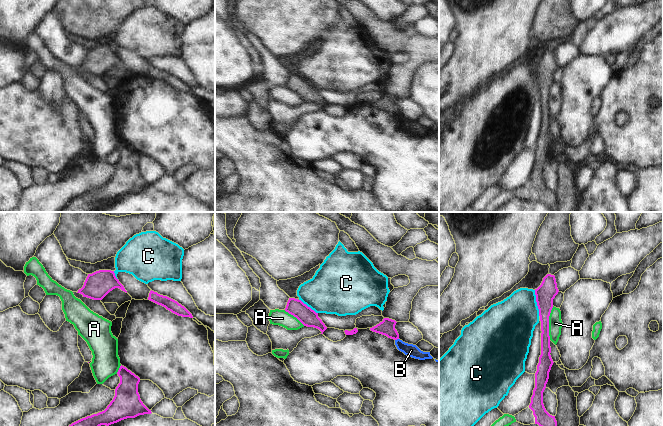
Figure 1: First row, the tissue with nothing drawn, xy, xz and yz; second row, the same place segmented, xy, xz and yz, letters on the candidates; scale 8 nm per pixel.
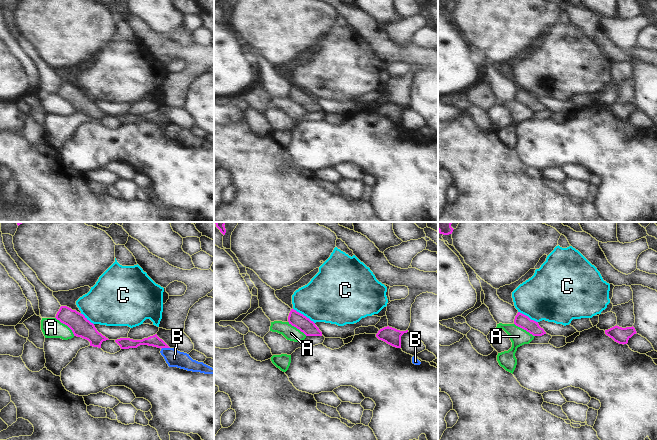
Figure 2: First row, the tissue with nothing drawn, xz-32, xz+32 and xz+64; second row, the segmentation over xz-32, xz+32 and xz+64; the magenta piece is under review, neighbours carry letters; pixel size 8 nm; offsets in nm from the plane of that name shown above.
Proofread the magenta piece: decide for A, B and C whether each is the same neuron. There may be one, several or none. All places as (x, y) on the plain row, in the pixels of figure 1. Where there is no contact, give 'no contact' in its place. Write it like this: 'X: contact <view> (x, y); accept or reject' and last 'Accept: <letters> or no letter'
A: contact yz (548, 99); reject
B: contact xz (396, 115); reject
C: contact yz (537, 79); reject
Accept: no letter

